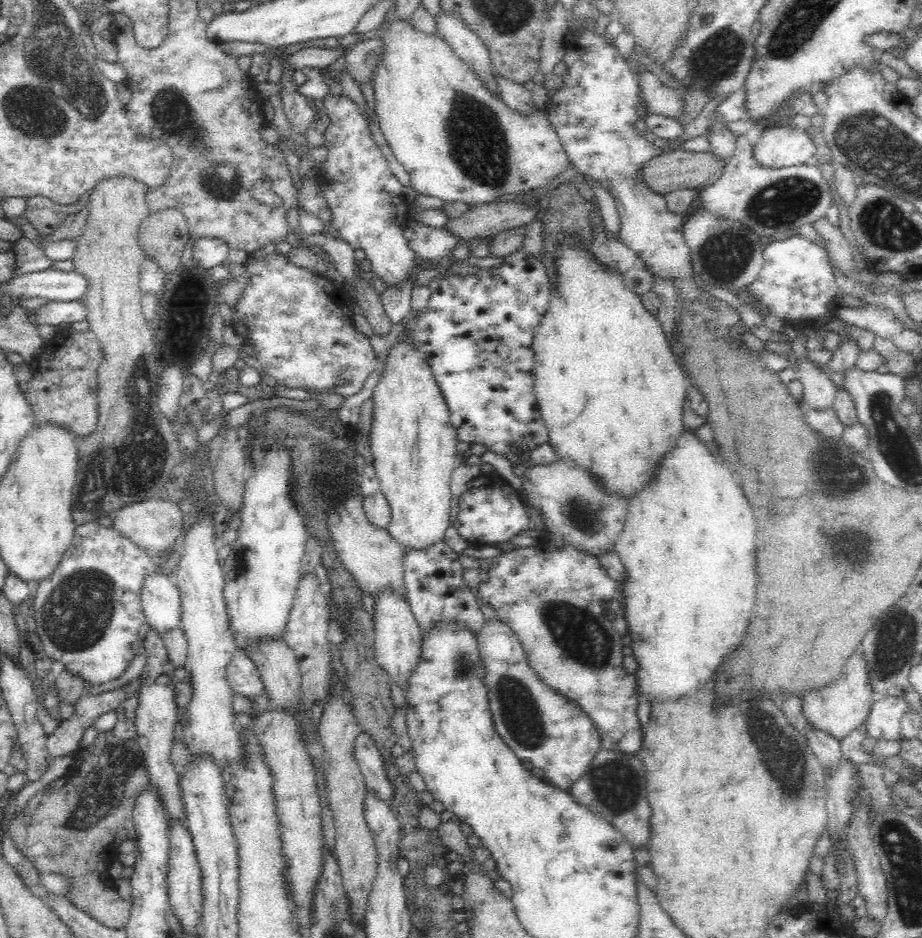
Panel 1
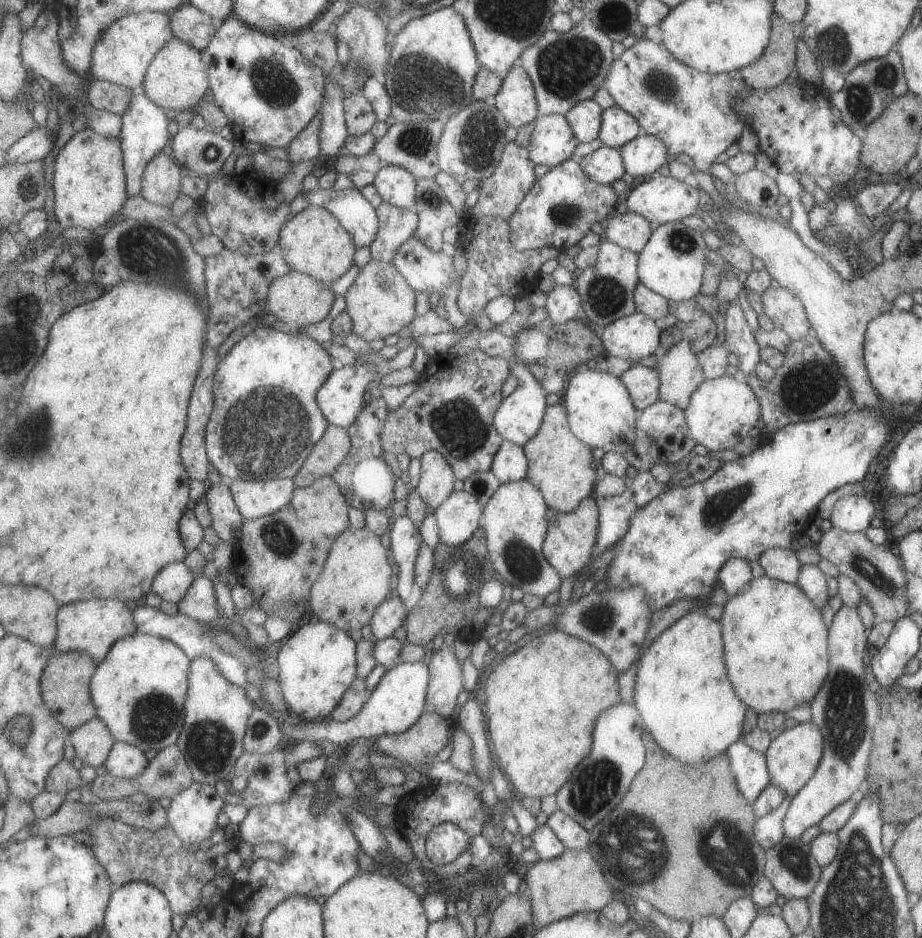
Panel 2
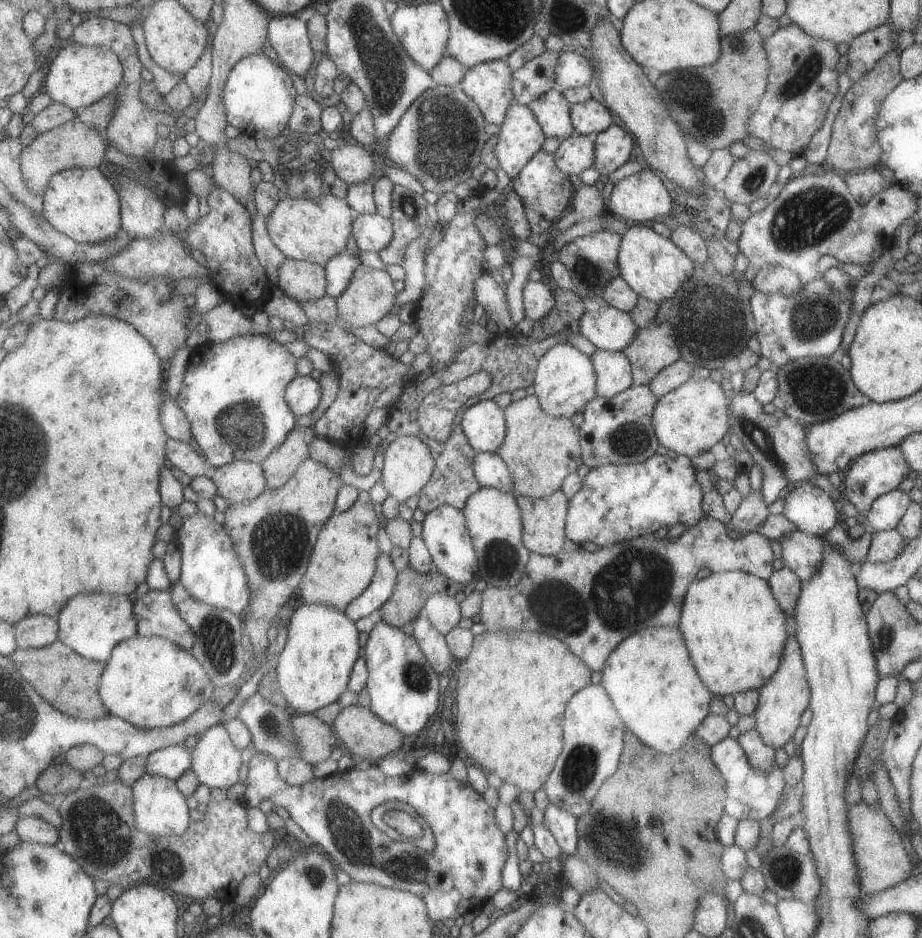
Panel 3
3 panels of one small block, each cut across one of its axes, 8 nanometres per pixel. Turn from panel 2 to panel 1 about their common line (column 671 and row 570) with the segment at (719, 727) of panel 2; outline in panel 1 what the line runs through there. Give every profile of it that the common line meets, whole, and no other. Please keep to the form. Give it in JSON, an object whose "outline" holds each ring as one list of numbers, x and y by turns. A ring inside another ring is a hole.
{"outline":[[684,431,682,436,678,438,678,442,674,444,674,448,670,449,670,453,661,462,661,468,655,480,647,485,642,494,636,494,628,499,628,512,624,530,619,535,614,547,614,551,619,554,622,561,625,575,621,580,622,597,624,604,624,620,628,626,628,634,632,636,632,654,638,662,638,670,636,670,636,692,640,698,648,701,648,704,656,704,662,700,678,700,678,698,686,698,690,694,694,694,696,690,702,690,710,678,716,674,716,670,720,668,720,664,742,644,742,640,746,638,746,628,750,624,758,590,758,576,756,576,756,522,754,522,754,514,750,510,751,506,746,502,744,488,740,488,732,478,738,478,735,474,730,474,728,468,720,462,716,462,712,455,712,450,708,450,706,446,696,439,693,431]]}

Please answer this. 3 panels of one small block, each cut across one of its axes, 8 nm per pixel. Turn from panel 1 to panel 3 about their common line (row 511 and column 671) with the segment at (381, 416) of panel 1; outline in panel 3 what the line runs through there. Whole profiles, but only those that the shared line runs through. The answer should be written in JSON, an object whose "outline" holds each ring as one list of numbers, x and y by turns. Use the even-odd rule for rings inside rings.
{"outline":[[691,378,683,382,658,398,658,402,654,406,651,415,655,436,661,446,665,447,671,455,686,455,687,457,697,456,702,452,710,450,713,444,717,444,723,438,723,434,727,431,727,412,728,399,723,394,723,385,711,379,695,379]]}

